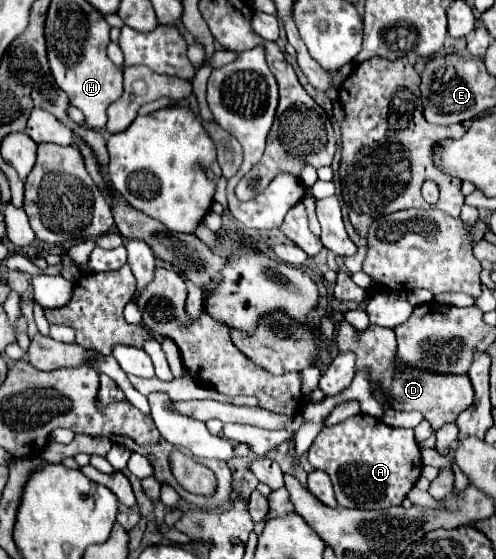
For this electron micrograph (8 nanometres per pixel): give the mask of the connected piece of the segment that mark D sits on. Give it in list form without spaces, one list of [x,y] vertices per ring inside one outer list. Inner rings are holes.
[[[342,319],[336,327],[336,347],[342,353],[350,351],[356,355],[356,371],[366,371],[372,383],[380,383],[390,407],[396,411],[420,411],[424,419],[430,421],[434,431],[446,423],[454,423],[456,415],[460,415],[474,401],[474,389],[468,375],[434,373],[418,367],[396,369],[396,337],[392,329],[368,325],[366,331],[356,331],[346,319]]]

